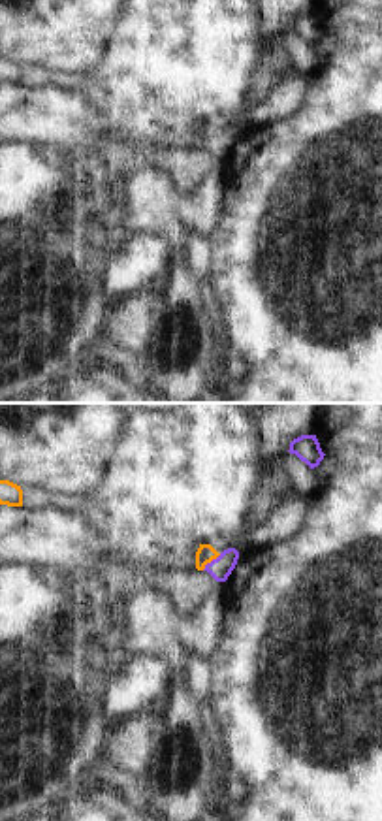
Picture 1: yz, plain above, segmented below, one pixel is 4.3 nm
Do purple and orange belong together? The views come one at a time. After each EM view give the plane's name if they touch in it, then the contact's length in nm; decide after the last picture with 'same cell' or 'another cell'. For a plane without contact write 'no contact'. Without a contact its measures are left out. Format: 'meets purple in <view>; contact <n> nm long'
meets purple in yz; contact 110 nm long

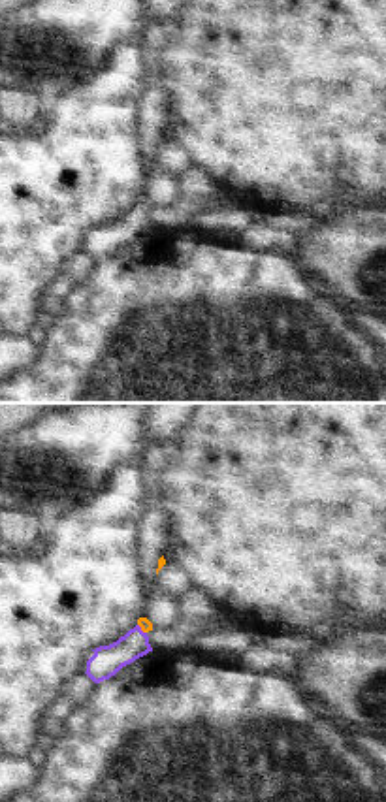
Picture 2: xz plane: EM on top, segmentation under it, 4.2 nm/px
meets purple in xz; contact 60 nm long

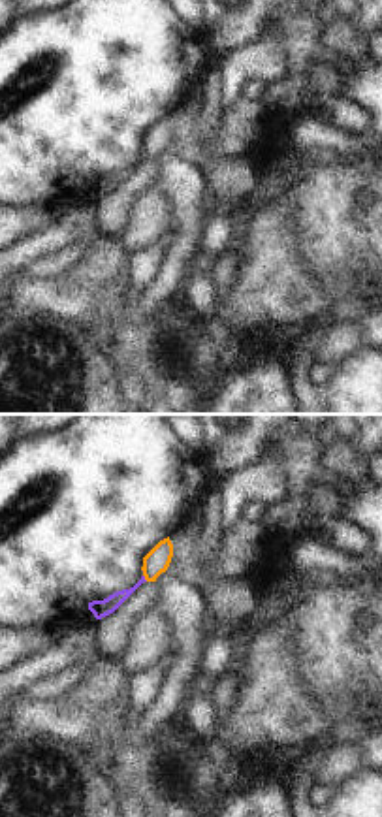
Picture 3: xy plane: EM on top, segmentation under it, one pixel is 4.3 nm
meets purple in xy; contact 40 nm long

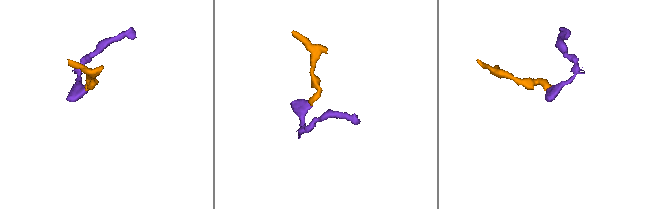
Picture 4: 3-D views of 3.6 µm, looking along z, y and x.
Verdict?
same cell

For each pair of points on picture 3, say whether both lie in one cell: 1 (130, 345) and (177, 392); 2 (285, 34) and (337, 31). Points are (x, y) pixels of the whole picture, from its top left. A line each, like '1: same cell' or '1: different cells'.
1: same cell
2: different cells

